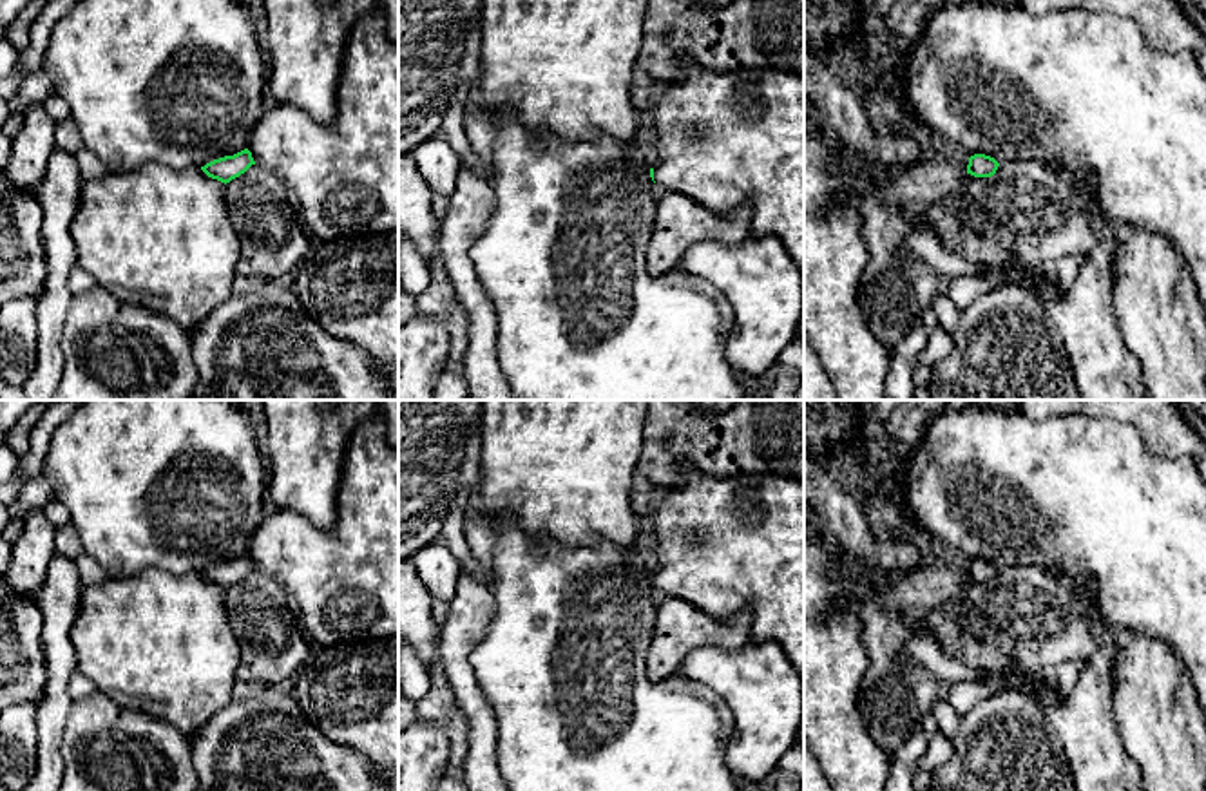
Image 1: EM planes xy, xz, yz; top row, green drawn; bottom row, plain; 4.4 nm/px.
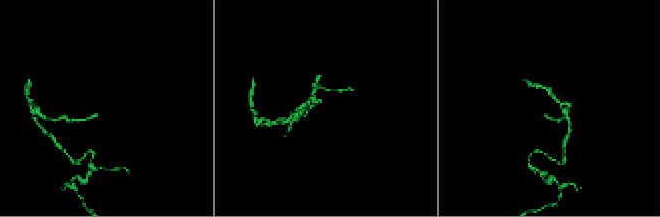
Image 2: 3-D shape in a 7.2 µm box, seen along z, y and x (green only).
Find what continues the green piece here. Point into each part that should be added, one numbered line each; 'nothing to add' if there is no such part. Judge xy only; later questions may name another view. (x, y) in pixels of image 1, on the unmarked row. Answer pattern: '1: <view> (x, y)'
1: xy (344, 583)

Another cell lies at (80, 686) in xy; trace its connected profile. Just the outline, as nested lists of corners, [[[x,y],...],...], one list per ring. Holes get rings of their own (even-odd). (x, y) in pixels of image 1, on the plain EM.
[[[78,670],[72,672],[71,679],[69,679],[69,695],[72,700],[89,697],[96,691],[96,686],[91,679],[87,679],[83,673],[80,673]]]

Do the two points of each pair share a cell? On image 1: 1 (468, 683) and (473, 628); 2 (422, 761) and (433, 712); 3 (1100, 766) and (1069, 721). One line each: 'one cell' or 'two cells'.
1: one cell
2: two cells
3: one cell

